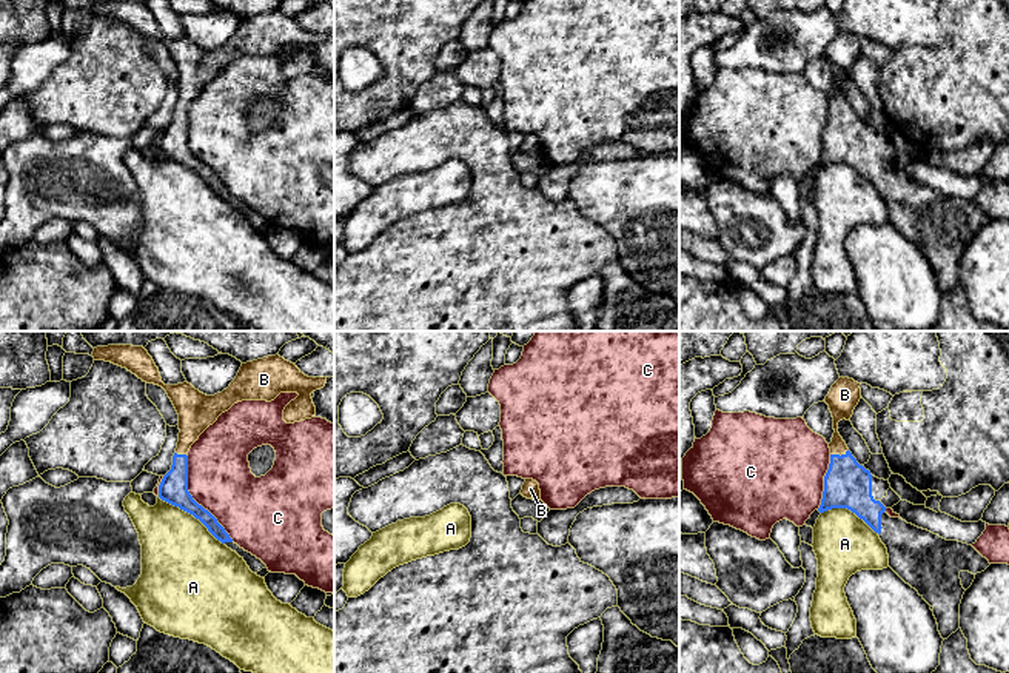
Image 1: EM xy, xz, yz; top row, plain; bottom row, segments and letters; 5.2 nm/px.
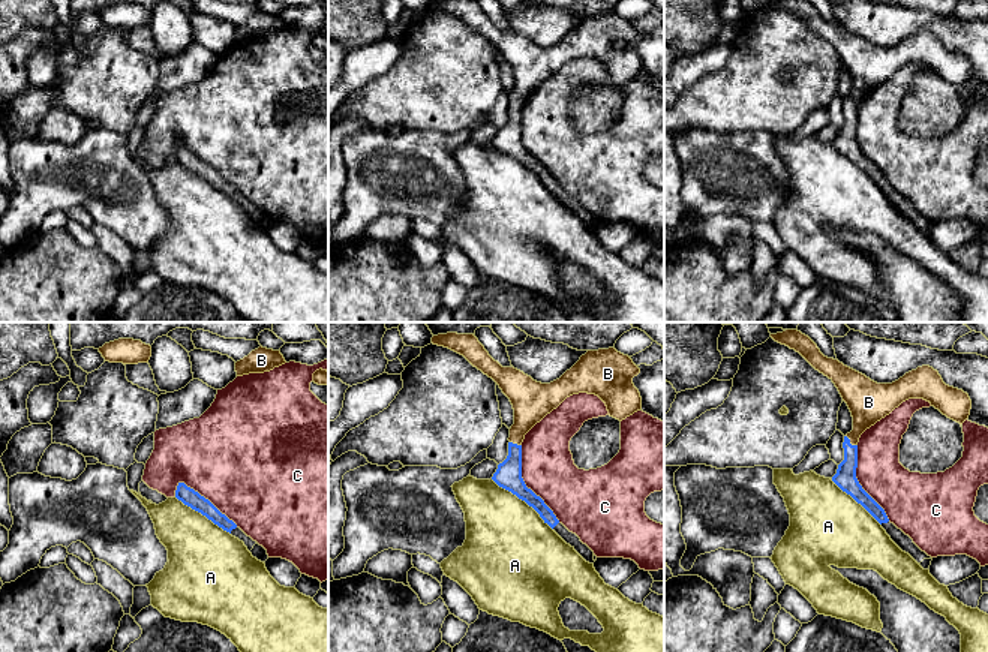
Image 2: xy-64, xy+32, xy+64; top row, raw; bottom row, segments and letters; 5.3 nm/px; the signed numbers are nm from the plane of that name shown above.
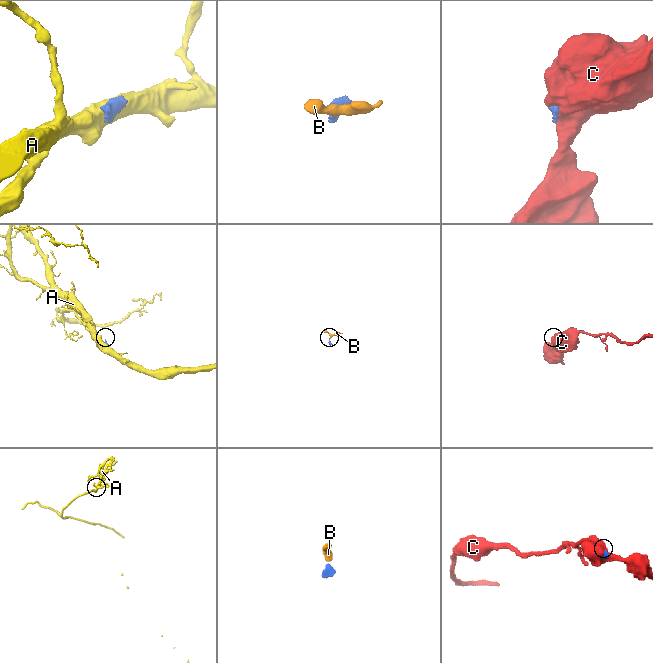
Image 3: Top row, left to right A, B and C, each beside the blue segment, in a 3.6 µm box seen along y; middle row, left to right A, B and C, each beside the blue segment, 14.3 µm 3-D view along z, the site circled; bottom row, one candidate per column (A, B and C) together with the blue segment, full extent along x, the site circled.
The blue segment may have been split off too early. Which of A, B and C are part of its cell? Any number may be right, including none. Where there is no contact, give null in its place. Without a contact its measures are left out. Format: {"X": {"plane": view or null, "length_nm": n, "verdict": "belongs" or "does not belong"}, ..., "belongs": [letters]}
{"A": {"plane": "xy", "length_nm": 420, "verdict": "does not belong"}, "B": {"plane": "yz", "length_nm": 100, "verdict": "belongs"}, "C": {"plane": "xy", "length_nm": 500, "verdict": "does not belong"}, "belongs": ["B"]}

